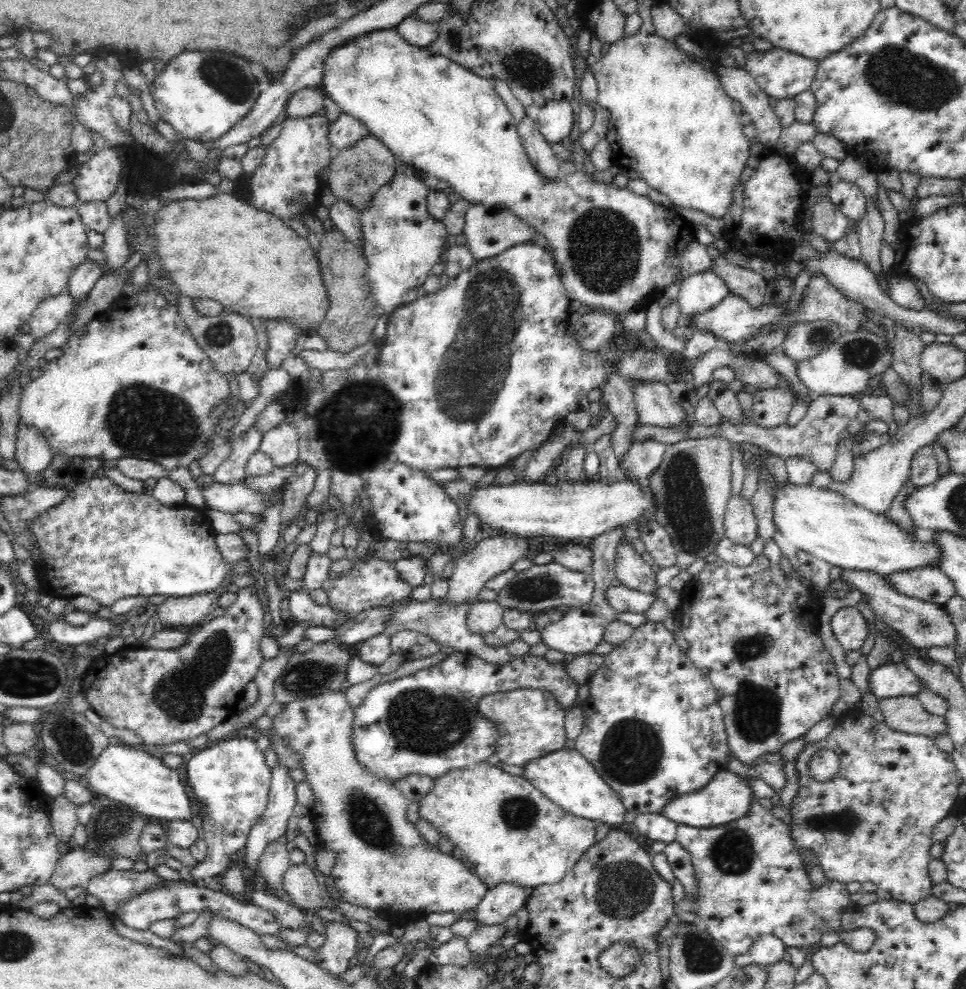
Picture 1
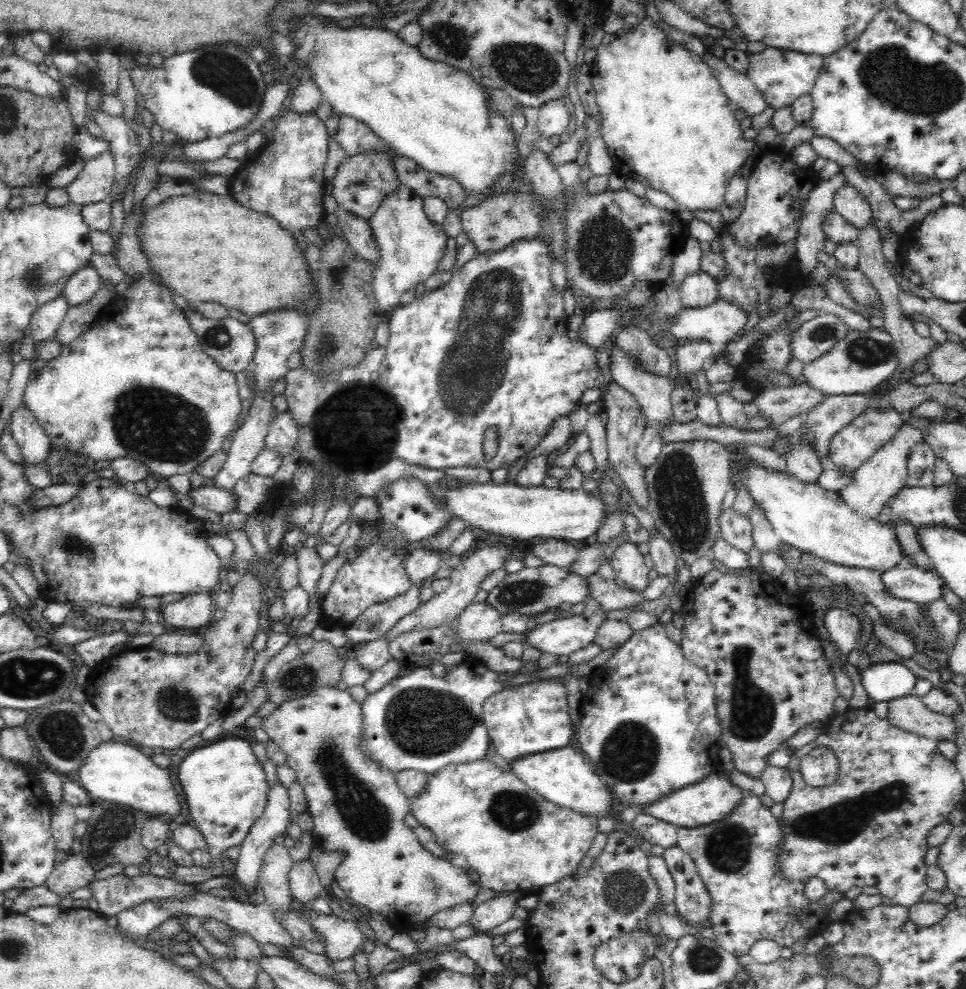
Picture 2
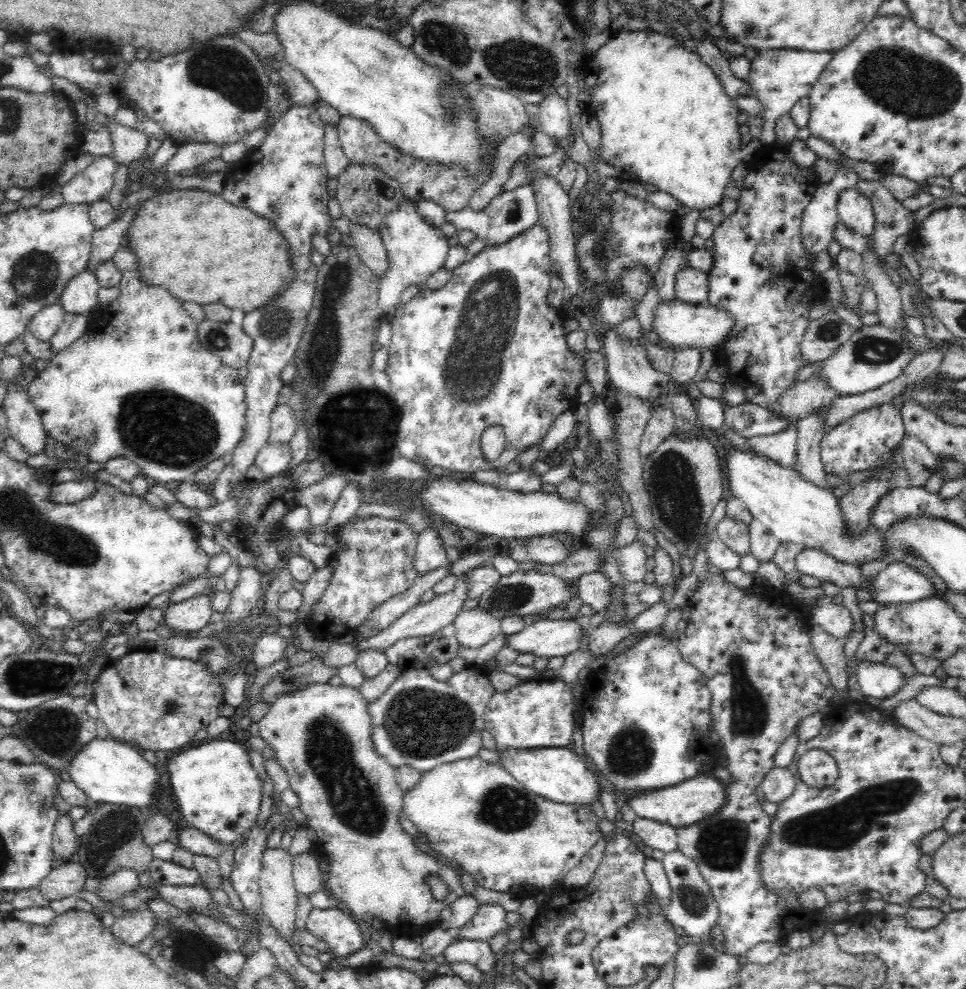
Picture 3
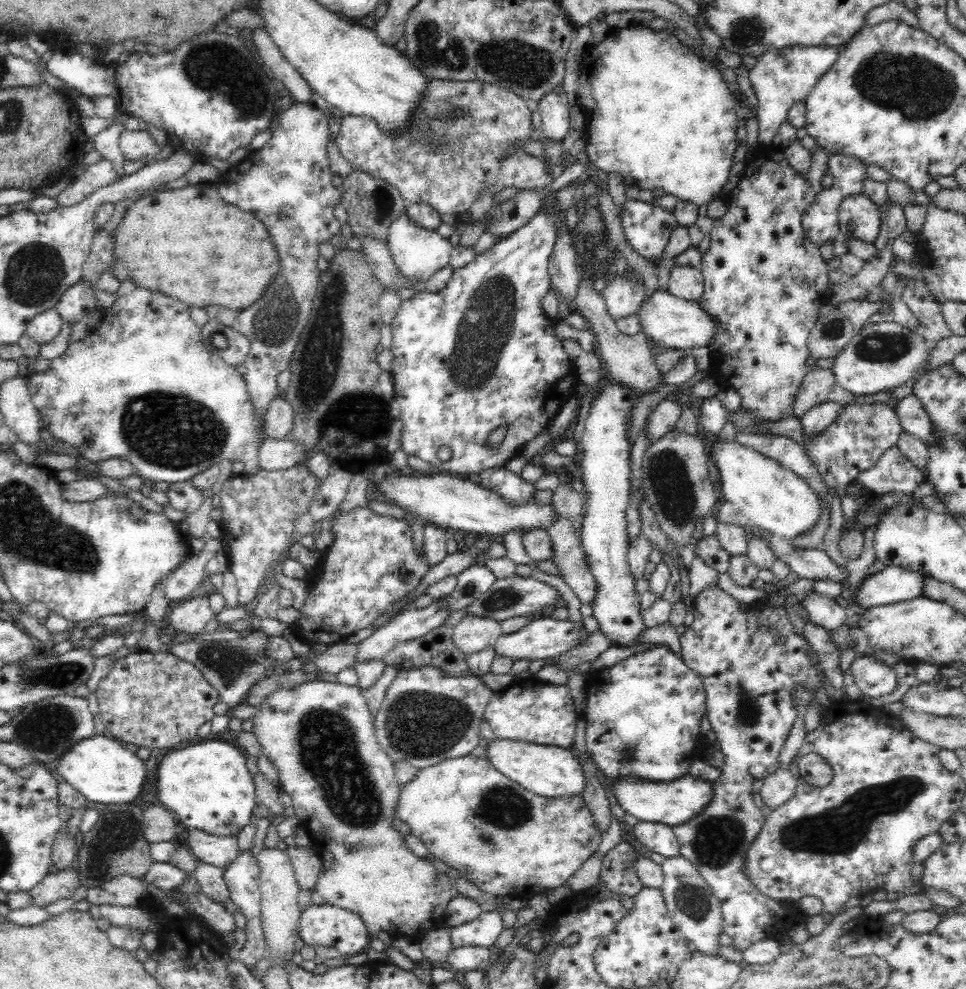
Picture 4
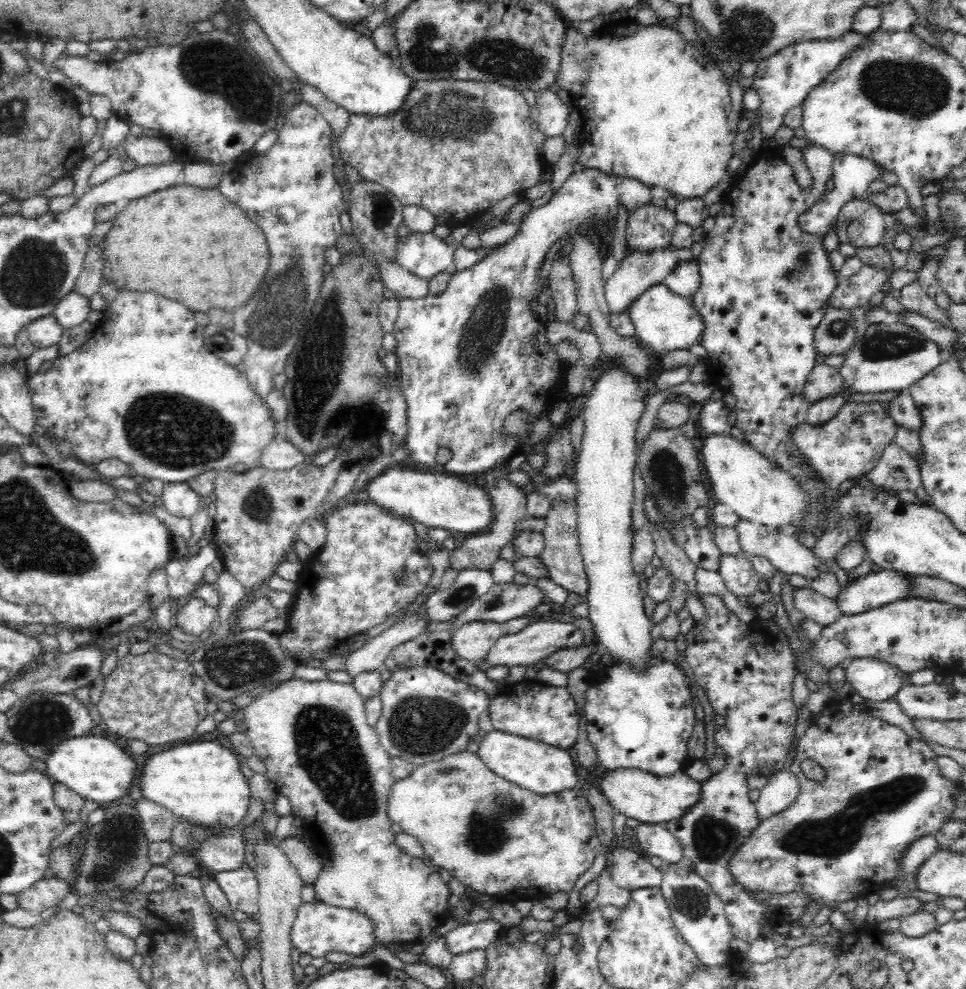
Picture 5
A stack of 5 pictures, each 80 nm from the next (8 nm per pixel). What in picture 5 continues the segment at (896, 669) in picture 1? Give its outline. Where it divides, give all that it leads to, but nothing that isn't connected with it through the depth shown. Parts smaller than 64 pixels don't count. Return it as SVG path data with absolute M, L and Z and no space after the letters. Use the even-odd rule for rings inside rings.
M870 657L850 661L846 664L844 672L844 682L850 684L850 686L854 688L854 692L860 694L862 698L872 700L872 702L886 702L886 700L893 700L896 693L902 687L906 686L905 679L898 675L898 671L892 665Z

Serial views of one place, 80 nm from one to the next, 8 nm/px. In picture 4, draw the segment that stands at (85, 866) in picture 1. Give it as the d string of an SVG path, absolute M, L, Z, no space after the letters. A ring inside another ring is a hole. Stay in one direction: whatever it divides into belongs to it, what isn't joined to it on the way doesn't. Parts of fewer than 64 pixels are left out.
M76 867L63 871L48 873L34 888L31 888L30 905L46 909L49 904L62 898L71 898L78 888L78 871Z

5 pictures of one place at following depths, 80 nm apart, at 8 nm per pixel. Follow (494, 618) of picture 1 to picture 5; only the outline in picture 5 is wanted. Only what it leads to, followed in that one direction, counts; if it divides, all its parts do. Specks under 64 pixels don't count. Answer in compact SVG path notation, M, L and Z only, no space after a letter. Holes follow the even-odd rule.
M474 621L461 626L451 636L451 643L458 657L477 662L485 658L502 635L497 622Z

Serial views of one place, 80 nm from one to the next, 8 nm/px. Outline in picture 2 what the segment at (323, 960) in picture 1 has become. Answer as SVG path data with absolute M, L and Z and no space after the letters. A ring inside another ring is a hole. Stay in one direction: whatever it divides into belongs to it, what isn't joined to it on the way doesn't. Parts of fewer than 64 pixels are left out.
M314 910L308 921L313 931L322 936L328 958L344 960L354 957L362 948L365 937L354 922L339 918L333 912L321 914Z

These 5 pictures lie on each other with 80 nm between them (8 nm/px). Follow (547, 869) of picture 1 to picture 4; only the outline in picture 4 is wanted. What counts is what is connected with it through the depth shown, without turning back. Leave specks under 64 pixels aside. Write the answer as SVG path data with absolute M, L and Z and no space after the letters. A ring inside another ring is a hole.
M470 754L460 756L459 758L442 760L438 764L428 765L426 768L418 770L419 772L413 777L412 781L409 781L408 784L400 785L395 818L406 823L410 829L410 833L420 838L428 851L430 851L430 858L432 860L439 859L444 864L447 864L450 869L456 870L456 876L467 878L482 892L488 892L488 894L494 894L494 896L500 898L516 896L525 904L525 902L536 896L536 894L547 892L550 889L558 888L558 886L569 886L569 879L572 875L599 849L602 835L600 830L596 828L593 817L581 795L572 797L558 796L557 798L537 796L526 790L526 788L520 787L520 784L509 780L509 778L506 778L500 772L497 772L496 768L492 767L492 763L488 762L488 759Z

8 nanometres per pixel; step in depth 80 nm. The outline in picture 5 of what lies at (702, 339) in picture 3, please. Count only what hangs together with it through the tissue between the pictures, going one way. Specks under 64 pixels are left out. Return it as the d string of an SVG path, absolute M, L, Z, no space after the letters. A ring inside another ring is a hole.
M662 282L650 286L629 305L626 312L634 326L634 336L648 345L653 352L667 352L688 349L699 342L704 324L688 297L678 296Z

